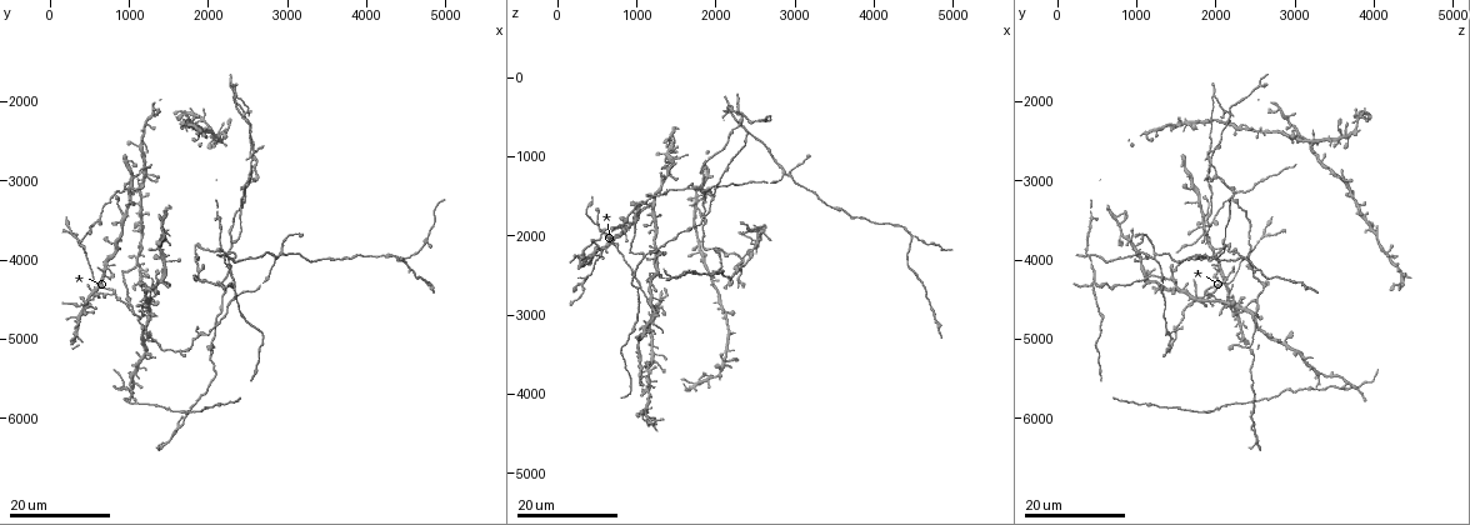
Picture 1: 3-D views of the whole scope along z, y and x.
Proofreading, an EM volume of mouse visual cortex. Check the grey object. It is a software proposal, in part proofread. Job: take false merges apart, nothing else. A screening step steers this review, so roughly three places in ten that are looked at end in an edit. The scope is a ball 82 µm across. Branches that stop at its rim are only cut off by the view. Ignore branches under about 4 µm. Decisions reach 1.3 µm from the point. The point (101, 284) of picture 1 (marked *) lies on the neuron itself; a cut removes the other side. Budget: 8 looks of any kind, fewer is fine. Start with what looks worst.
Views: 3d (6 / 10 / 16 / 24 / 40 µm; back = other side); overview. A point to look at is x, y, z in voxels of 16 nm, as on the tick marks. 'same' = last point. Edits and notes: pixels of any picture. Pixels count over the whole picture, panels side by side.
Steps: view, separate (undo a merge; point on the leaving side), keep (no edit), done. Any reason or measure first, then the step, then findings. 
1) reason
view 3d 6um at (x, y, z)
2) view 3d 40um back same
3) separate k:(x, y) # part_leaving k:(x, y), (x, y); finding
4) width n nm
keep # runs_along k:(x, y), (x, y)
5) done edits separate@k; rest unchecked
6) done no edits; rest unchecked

side arm on a straight run
view 3d 24um at (650, 3500, 2000)

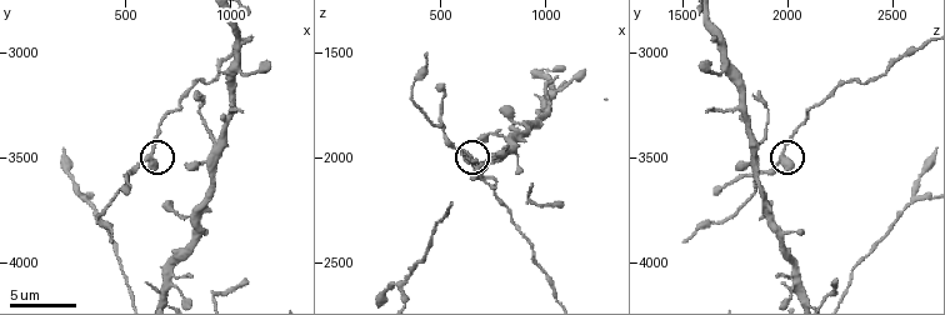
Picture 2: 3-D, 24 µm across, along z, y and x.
zoom in
view 3d 10um at (590, 3500, 1970)

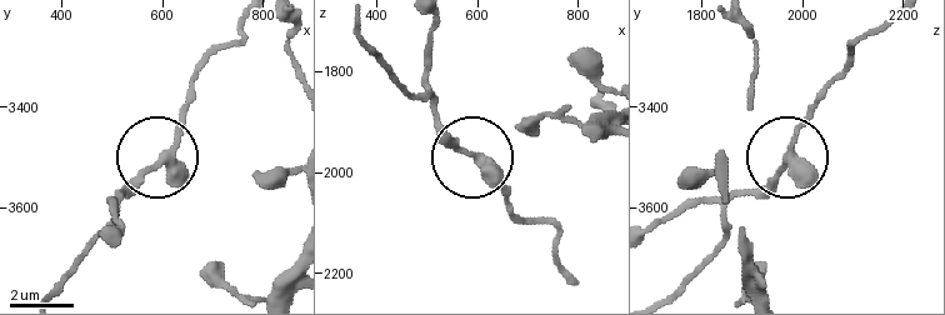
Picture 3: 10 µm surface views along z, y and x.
side_arm 12 um
keep # all the same neuron

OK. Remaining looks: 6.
looks like a crossing
view 3d 16um at (2350, 4300, 450)

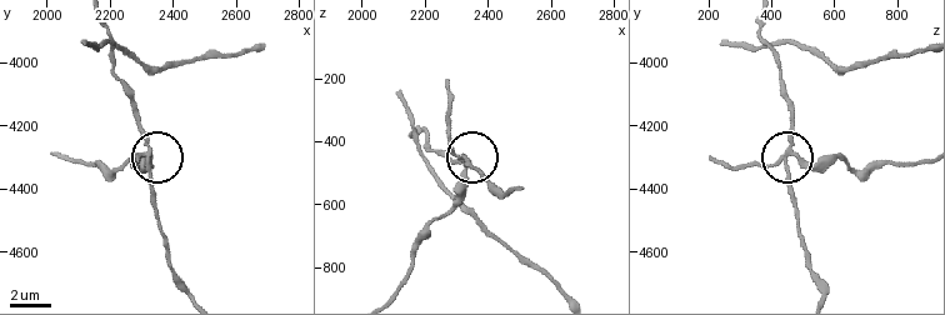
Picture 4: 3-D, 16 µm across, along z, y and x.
zoom in
view 3d 6um at (2320, 4290, 450)

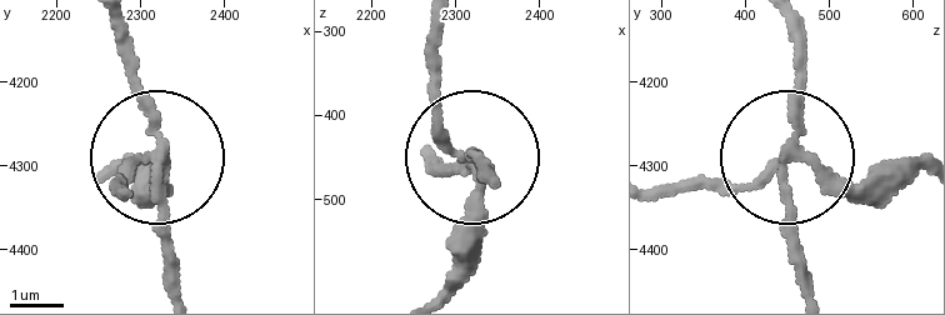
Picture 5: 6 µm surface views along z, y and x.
side_arm 25 um
separate 5:(869, 180) # part_leaving 5:(796, 158), (859, 184), (913, 179); two neurons meet here

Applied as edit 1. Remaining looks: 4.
small branch off a trunk
view 3d 16um at (940, 3450, 1860)

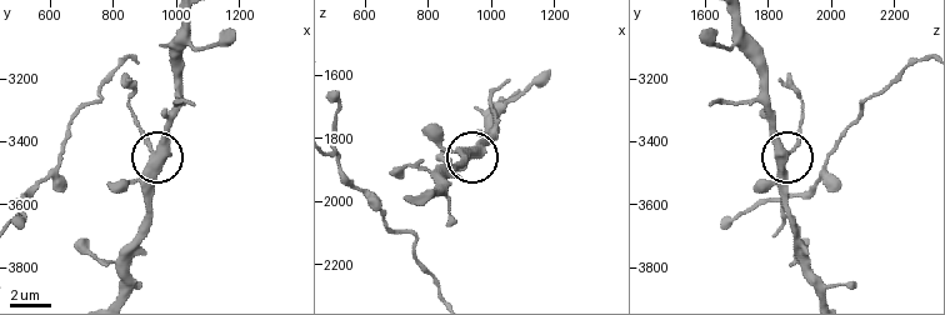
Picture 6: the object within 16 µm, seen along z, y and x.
other side
view 3d 16um back at (950, 3440, 1850)

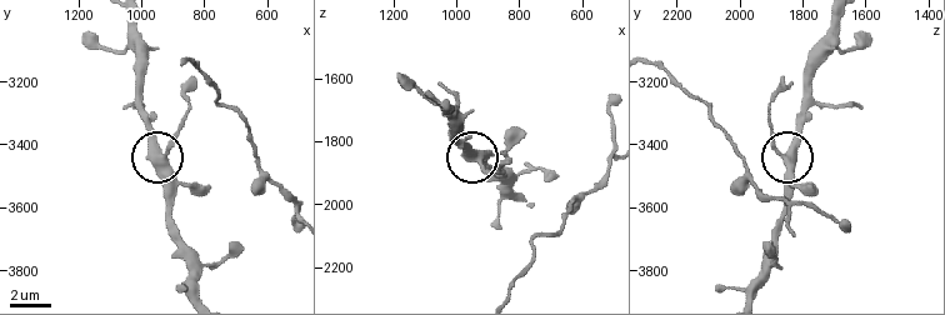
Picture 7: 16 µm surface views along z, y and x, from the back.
width 420 nm
keep # one neuron here

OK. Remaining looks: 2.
small branch off a trunk
view 3d 16um at (4450, 3950, 2000)

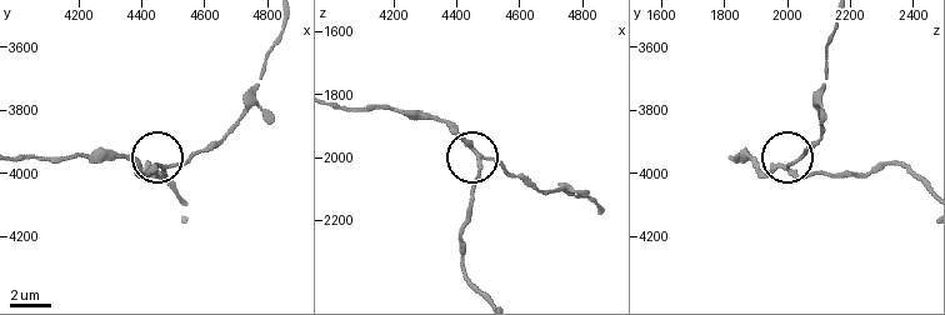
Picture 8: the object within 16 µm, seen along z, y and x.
view 3d 10um at (4480, 3990, 2020)

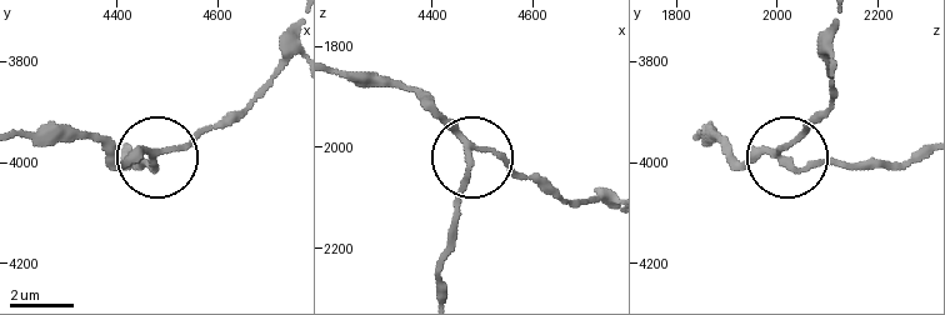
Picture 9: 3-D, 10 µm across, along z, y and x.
width 170 nm
keep # runs_along 9:(26, 139), (84, 139), (124, 163), (188, 144), (234, 118); all the same neuron

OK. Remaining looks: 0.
done edits separate@5; rest unchecked

